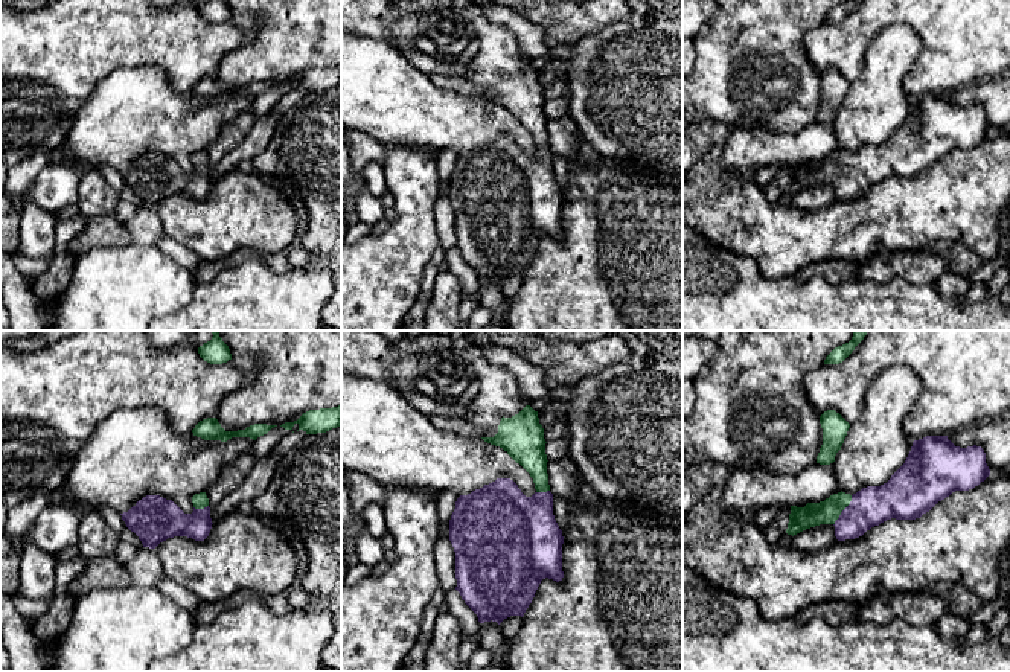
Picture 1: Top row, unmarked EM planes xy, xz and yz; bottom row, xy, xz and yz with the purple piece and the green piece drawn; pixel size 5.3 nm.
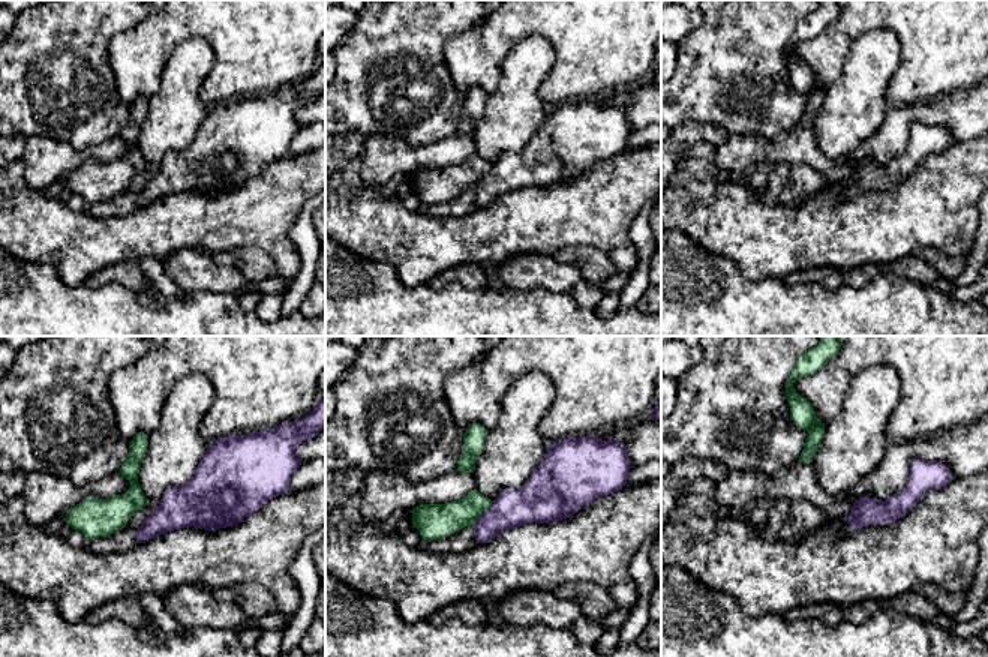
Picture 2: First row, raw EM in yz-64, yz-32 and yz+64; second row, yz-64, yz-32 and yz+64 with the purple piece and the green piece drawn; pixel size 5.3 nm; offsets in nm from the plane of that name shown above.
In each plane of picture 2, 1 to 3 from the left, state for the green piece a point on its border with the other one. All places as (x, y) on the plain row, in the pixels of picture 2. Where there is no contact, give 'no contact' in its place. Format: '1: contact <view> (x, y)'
1: no contact
2: contact yz-32 (483, 177)
3: no contact

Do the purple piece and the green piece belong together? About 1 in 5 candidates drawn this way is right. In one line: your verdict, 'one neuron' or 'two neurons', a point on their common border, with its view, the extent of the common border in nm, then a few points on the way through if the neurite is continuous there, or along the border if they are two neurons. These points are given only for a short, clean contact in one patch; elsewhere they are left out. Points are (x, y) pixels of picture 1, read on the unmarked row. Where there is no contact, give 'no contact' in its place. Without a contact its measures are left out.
one neuron; meets purple in yz at (843, 169); contact 190 nm long; runs through yz (870, 165), (862, 169), (843, 169), (824, 171)

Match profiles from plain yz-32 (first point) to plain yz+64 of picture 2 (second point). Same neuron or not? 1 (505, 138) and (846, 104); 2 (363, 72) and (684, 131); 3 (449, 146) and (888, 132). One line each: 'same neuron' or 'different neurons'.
1: same neuron
2: different neurons
3: same neuron

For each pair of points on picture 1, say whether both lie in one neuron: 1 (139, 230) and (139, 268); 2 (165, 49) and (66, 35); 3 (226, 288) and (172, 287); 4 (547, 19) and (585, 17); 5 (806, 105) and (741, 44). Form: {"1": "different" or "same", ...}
{"1": "different", "2": "same", "3": "different", "4": "same", "5": "same"}

